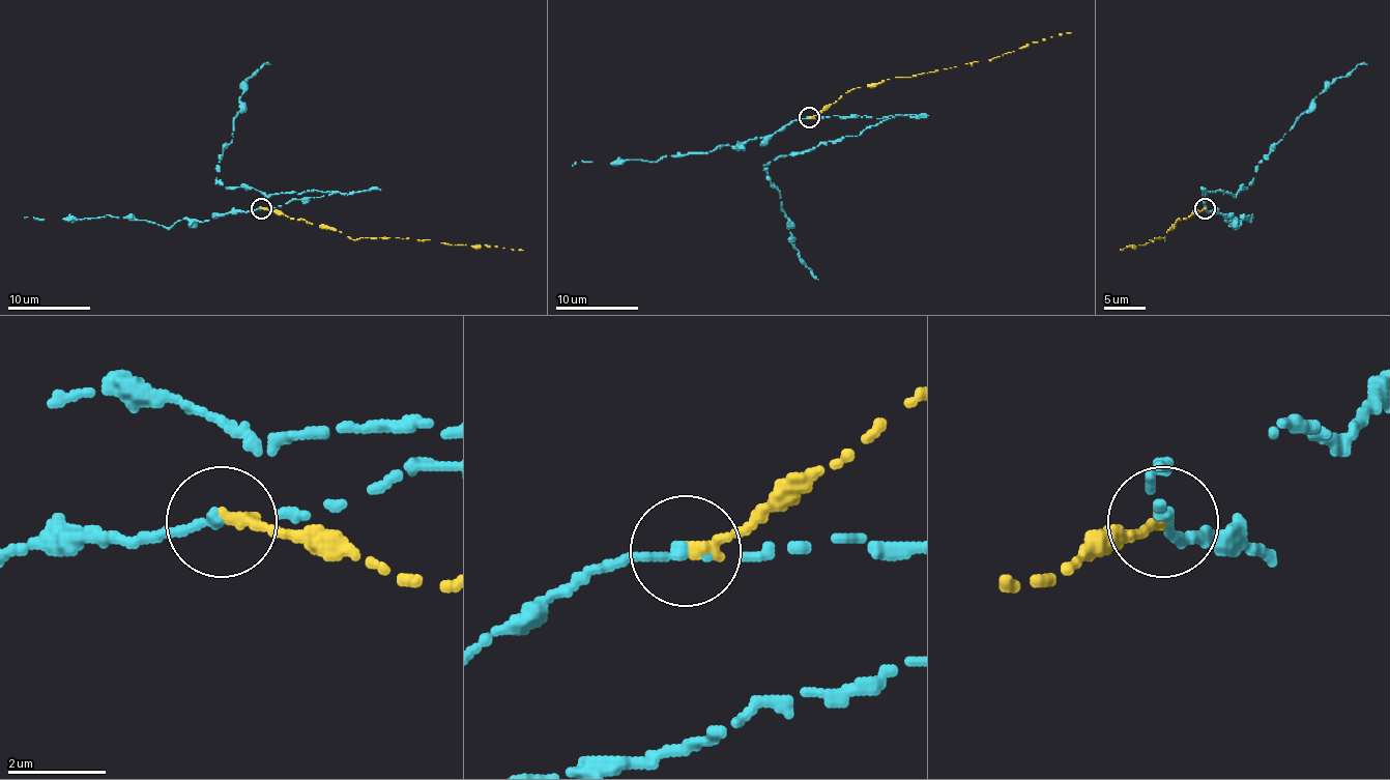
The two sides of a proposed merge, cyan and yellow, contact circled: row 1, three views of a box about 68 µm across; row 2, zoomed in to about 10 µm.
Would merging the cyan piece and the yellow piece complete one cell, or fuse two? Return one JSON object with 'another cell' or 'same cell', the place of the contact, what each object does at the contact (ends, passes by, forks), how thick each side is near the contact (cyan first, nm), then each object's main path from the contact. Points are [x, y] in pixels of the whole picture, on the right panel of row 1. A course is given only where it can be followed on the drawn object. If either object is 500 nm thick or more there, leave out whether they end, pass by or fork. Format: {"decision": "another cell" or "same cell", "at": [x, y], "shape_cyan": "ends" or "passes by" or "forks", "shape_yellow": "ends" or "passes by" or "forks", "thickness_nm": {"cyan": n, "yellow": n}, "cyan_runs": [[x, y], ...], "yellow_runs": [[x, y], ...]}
{"decision": "another cell", "at": [1205, 208], "shape_cyan": "passes by", "shape_yellow": "ends", "thickness_nm": {"cyan": 170, "yellow": 320}, "cyan_runs": [[1206, 209], [1204, 197], [1208, 193], [1235, 195], [1244, 186], [1258, 162], [1329, 85], [1358, 64], [1366, 64]], "yellow_runs": [[1206, 209], [1177, 220], [1164, 240], [1152, 240], [1135, 247], [1129, 244], [1121, 251]]}

